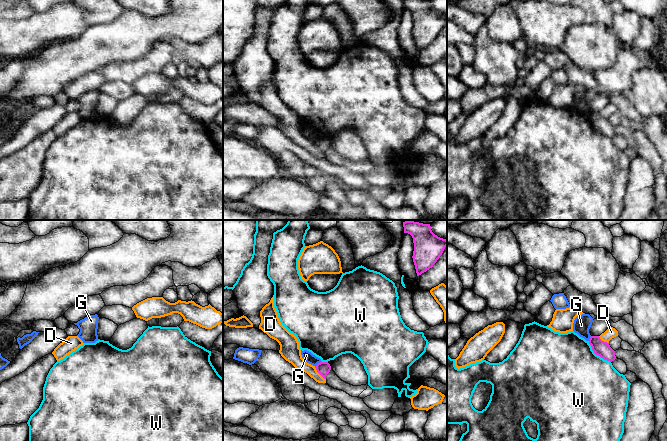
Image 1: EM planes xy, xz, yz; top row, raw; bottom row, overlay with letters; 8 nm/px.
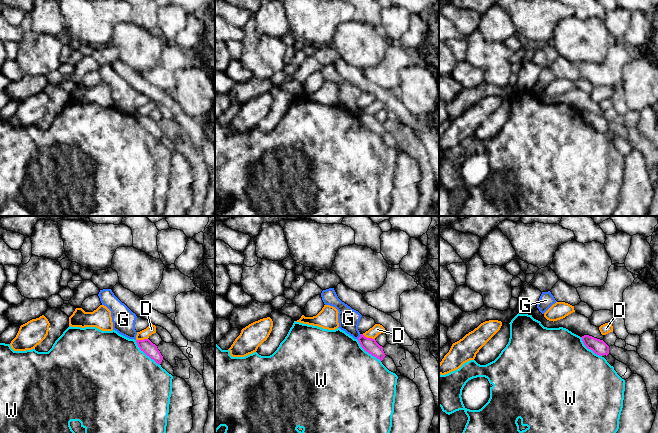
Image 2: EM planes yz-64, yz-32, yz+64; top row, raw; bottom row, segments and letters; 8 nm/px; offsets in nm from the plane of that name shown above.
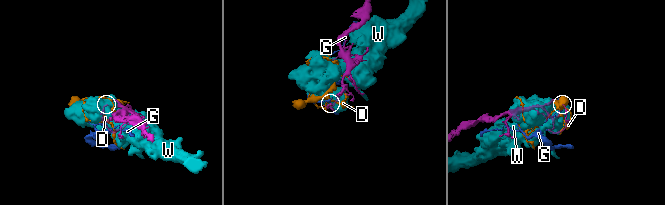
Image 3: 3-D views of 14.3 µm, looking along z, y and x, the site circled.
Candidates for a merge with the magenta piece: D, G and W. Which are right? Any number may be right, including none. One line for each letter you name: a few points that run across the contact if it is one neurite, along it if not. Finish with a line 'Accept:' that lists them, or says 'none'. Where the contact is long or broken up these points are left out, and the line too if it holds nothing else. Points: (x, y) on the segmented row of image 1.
Accept: none

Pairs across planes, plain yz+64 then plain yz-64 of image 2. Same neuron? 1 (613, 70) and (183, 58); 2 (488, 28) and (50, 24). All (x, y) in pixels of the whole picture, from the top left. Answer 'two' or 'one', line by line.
1: one
2: one

